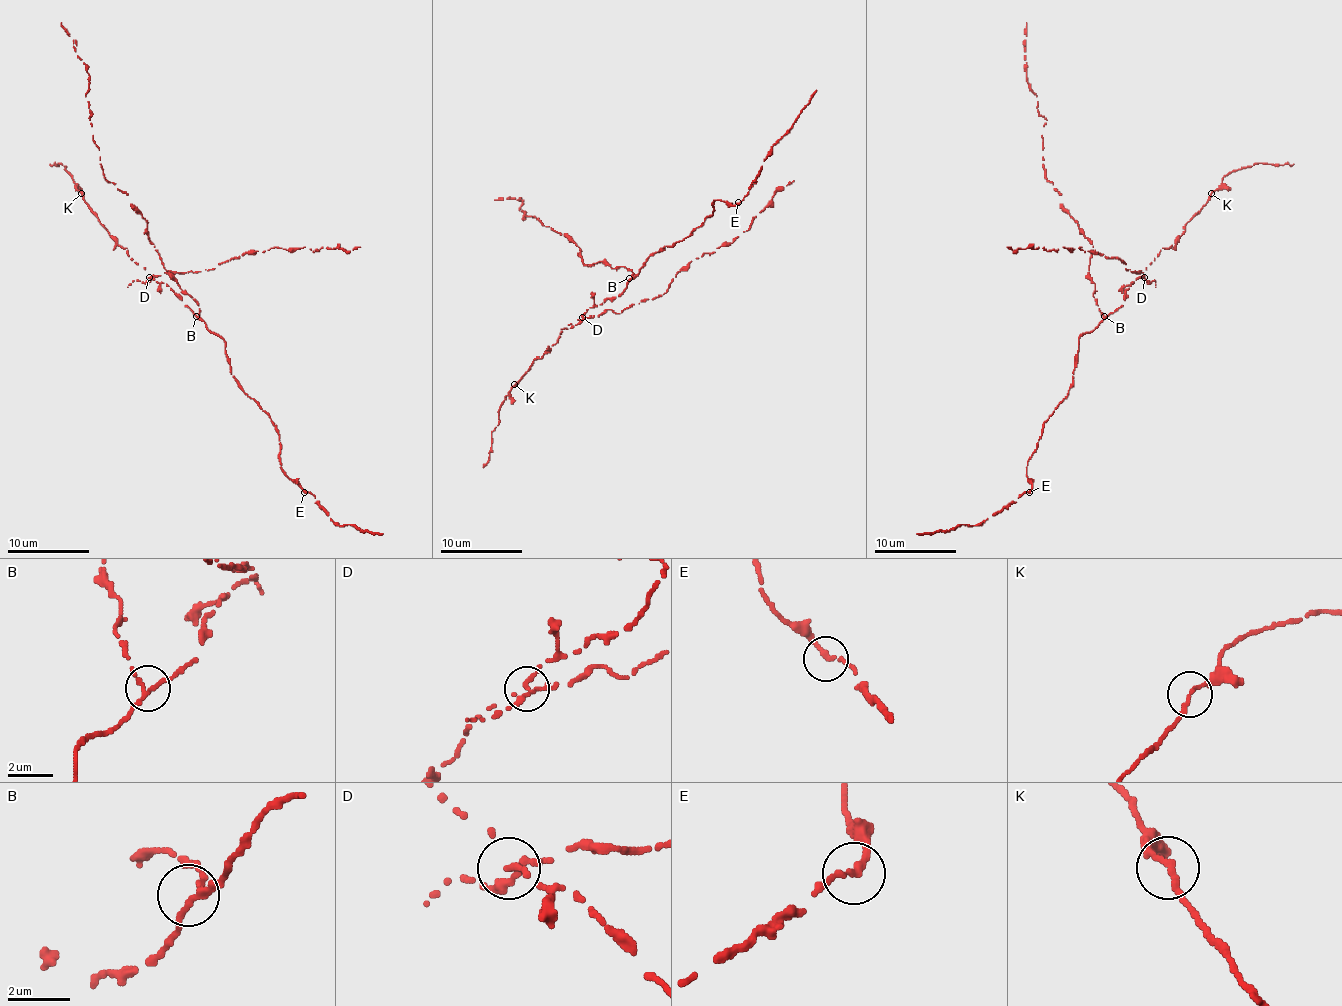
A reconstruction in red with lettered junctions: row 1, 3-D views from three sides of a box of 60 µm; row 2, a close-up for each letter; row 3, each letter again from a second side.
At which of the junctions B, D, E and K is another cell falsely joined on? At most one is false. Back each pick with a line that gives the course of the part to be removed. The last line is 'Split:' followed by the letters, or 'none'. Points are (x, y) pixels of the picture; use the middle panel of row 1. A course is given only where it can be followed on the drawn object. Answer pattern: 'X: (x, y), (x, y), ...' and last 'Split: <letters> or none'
D: (582, 317), (600, 315), (609, 309), (621, 313), (662, 294), (684, 266), (721, 245), (729, 245), (793, 180)
Split: D

